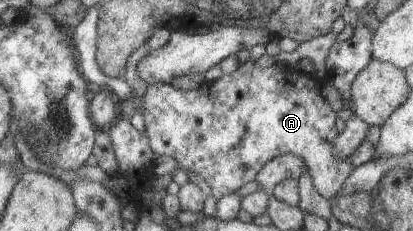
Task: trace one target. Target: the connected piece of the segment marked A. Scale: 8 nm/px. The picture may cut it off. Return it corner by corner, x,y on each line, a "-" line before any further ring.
239,65
232,72
223,73
217,80
200,84
192,90
177,90
170,84
150,84
138,101
142,104
141,115
150,150
157,157
174,159
184,171
198,174
207,183
214,199
234,193
244,184
254,181
254,176
266,162
290,153
302,158
314,189
322,198
330,201
338,195
353,166
349,159
334,160
332,156
332,142
337,136
334,127
336,114
322,98
321,88
322,80
318,75
303,74
295,69
278,70
276,66
253,66
251,72
244,74

